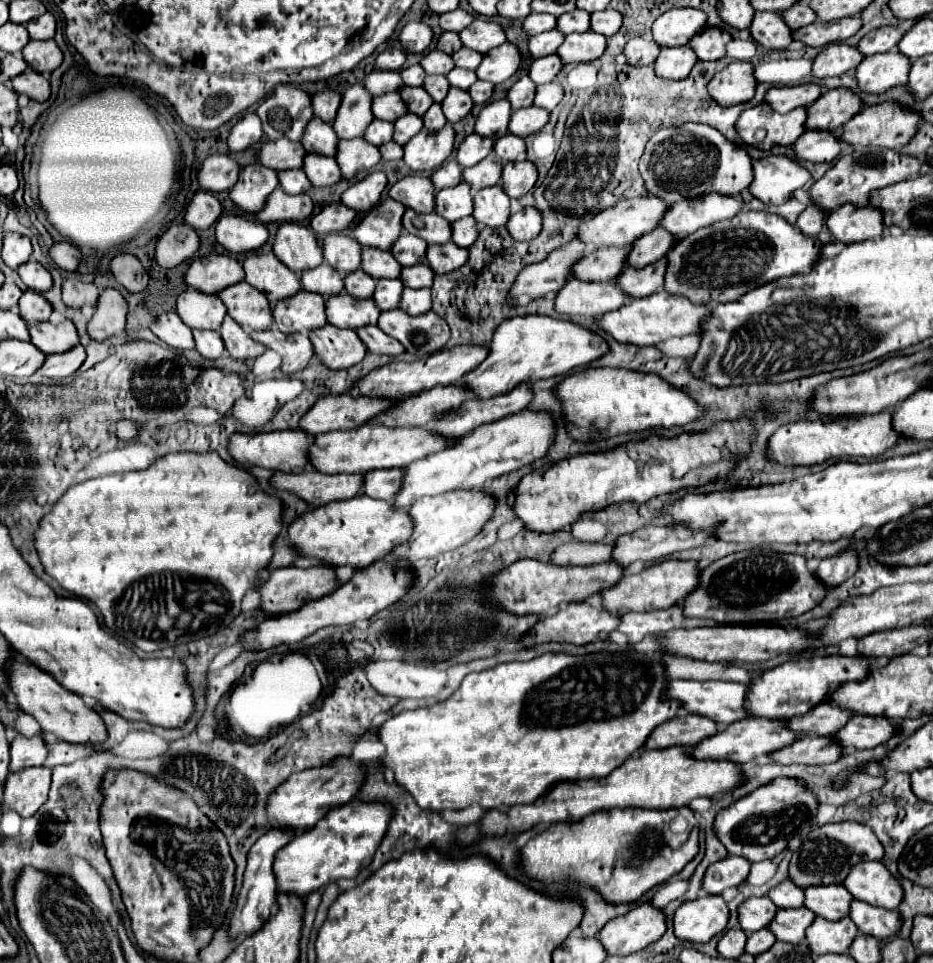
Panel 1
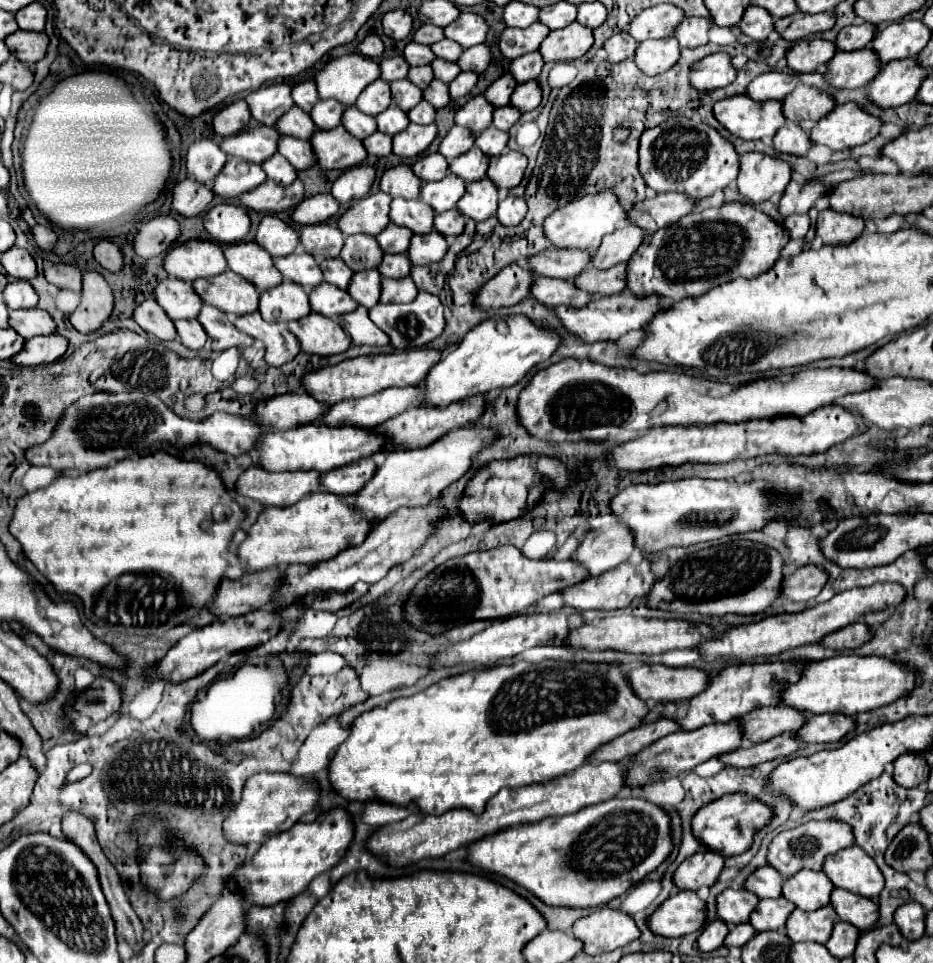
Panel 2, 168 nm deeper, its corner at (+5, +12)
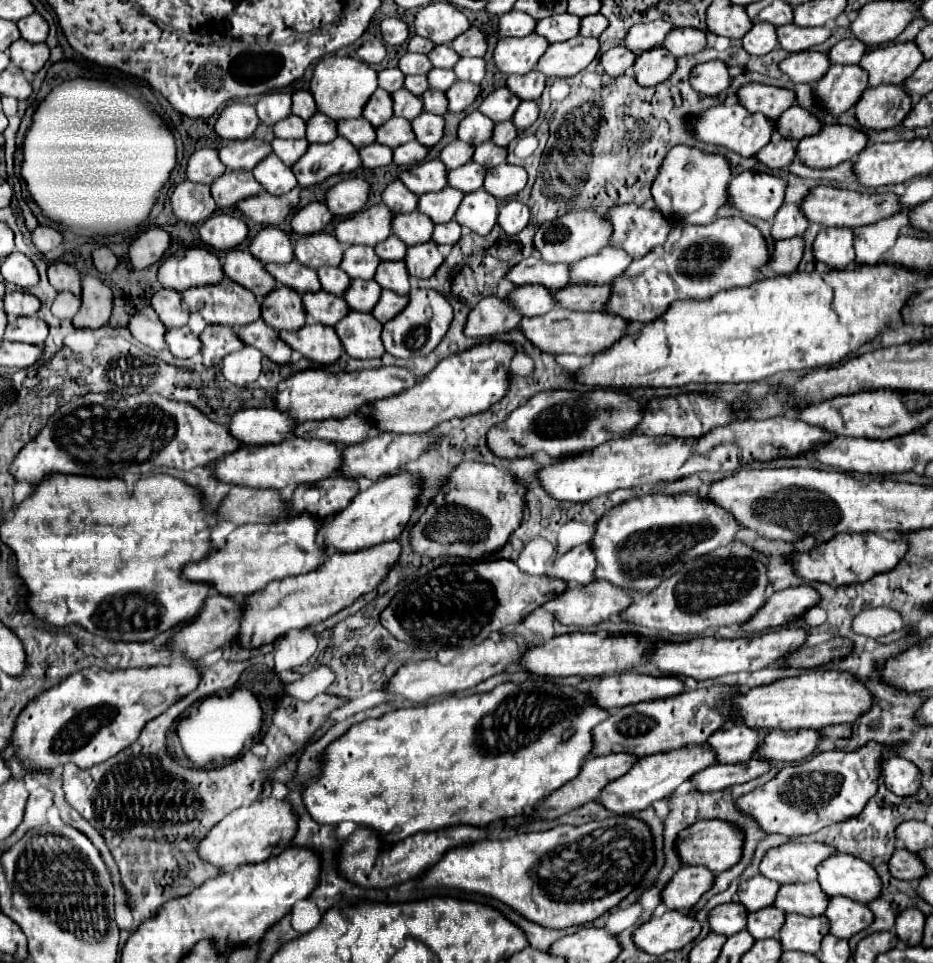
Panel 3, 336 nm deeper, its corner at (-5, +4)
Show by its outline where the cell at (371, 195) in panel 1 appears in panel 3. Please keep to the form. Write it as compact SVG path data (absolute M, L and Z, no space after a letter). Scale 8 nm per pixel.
M350 177L336 183L332 189L328 189L324 203L332 215L346 217L360 211L366 205L368 191L370 191L370 185L366 179Z

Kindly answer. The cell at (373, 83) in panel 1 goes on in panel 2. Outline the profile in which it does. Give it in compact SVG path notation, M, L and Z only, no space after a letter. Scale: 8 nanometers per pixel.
M360 53L332 59L318 75L316 85L320 99L338 99L354 105L366 85L380 79L380 65Z

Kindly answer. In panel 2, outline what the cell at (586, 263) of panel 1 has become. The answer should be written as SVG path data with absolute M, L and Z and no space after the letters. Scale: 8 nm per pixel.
M548 249L530 259L530 271L534 275L574 279L578 277L592 261L592 253L580 249Z

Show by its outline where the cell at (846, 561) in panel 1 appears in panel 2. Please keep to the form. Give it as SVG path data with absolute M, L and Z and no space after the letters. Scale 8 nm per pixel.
M812 563L802 565L784 579L784 589L782 589L780 599L806 603L808 599L814 599L824 589L826 581L828 581L828 573L824 569Z

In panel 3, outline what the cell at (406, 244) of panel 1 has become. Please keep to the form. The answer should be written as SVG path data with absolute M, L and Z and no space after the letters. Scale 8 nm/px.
M390 235L386 241L382 241L382 245L374 249L382 261L402 261L406 255L406 245L394 235Z

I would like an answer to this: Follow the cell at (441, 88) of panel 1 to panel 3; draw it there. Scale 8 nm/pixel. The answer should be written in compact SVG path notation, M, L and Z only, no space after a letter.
M408 75L406 79L404 79L404 89L408 89L410 93L414 93L414 95L422 95L424 91L428 91L430 87L428 87L428 81L426 81L426 77L424 75Z

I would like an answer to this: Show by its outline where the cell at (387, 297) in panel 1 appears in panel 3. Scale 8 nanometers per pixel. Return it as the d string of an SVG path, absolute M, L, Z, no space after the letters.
M352 279L350 281L350 287L348 287L348 295L344 293L344 299L348 301L350 309L356 309L356 311L372 311L372 307L378 303L380 299L380 285L370 279L370 281L358 281L358 279Z

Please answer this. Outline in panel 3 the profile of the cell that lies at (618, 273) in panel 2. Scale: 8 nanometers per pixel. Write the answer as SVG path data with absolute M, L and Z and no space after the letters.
M566 285L554 291L554 301L570 311L602 311L610 299L610 285Z

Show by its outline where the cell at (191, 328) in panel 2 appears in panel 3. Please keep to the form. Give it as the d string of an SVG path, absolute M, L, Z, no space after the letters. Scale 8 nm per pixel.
M174 327L166 331L166 345L170 353L178 359L190 359L200 353L200 339L190 331L190 327Z

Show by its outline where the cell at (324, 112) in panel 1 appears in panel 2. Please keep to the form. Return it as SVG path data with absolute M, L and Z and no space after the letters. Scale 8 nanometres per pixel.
M304 81L300 85L296 85L292 89L292 99L294 103L304 109L304 111L310 111L312 105L316 105L316 101L320 99L318 93L316 93L316 83L314 81Z

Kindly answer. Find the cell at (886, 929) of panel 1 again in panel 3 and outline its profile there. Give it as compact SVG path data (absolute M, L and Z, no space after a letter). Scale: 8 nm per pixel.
M830 897L830 905L824 915L830 921L830 933L840 939L850 939L874 921L874 915L866 905L848 897Z

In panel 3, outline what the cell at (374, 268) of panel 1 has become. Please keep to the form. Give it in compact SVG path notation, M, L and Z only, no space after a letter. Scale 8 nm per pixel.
M350 245L344 251L340 269L350 279L372 279L376 273L376 267L380 265L380 257L374 253L374 247L368 245Z

